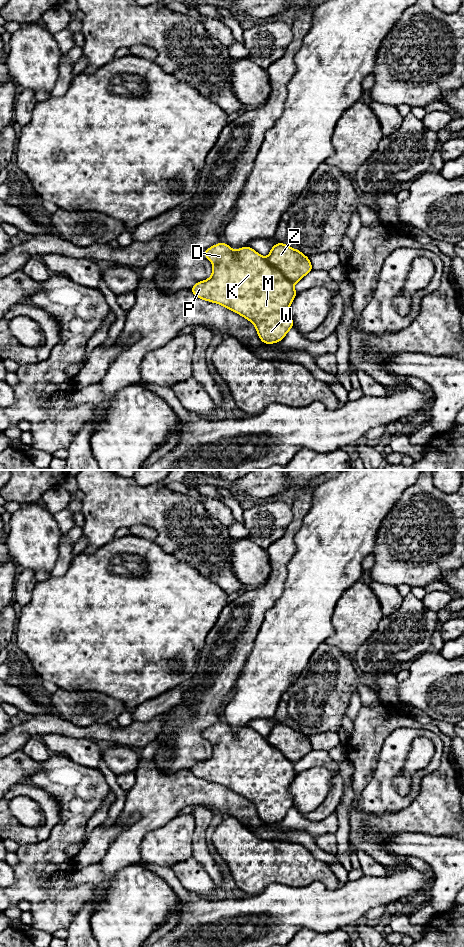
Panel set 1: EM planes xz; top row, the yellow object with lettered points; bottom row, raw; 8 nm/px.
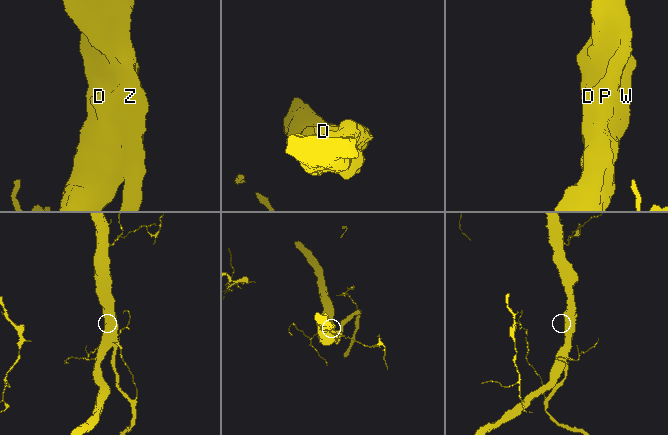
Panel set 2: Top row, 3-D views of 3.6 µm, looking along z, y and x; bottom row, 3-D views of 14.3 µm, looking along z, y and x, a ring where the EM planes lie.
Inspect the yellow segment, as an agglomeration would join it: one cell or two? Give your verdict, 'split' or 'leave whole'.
leave whole

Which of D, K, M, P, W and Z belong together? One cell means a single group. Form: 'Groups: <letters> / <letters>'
Groups: D K M P W Z

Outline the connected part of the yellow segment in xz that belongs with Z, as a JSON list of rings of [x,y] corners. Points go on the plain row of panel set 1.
[[[224,722],[206,729],[204,735],[213,745],[212,755],[207,760],[195,763],[191,772],[252,802],[263,823],[269,825],[283,820],[294,807],[289,793],[290,784],[297,774],[294,764],[313,750],[309,738],[283,723],[274,724],[266,738],[247,726],[233,731]]]

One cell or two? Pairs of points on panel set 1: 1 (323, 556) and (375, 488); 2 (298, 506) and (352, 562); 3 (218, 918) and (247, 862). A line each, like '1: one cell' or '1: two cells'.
1: one cell
2: two cells
3: two cells

